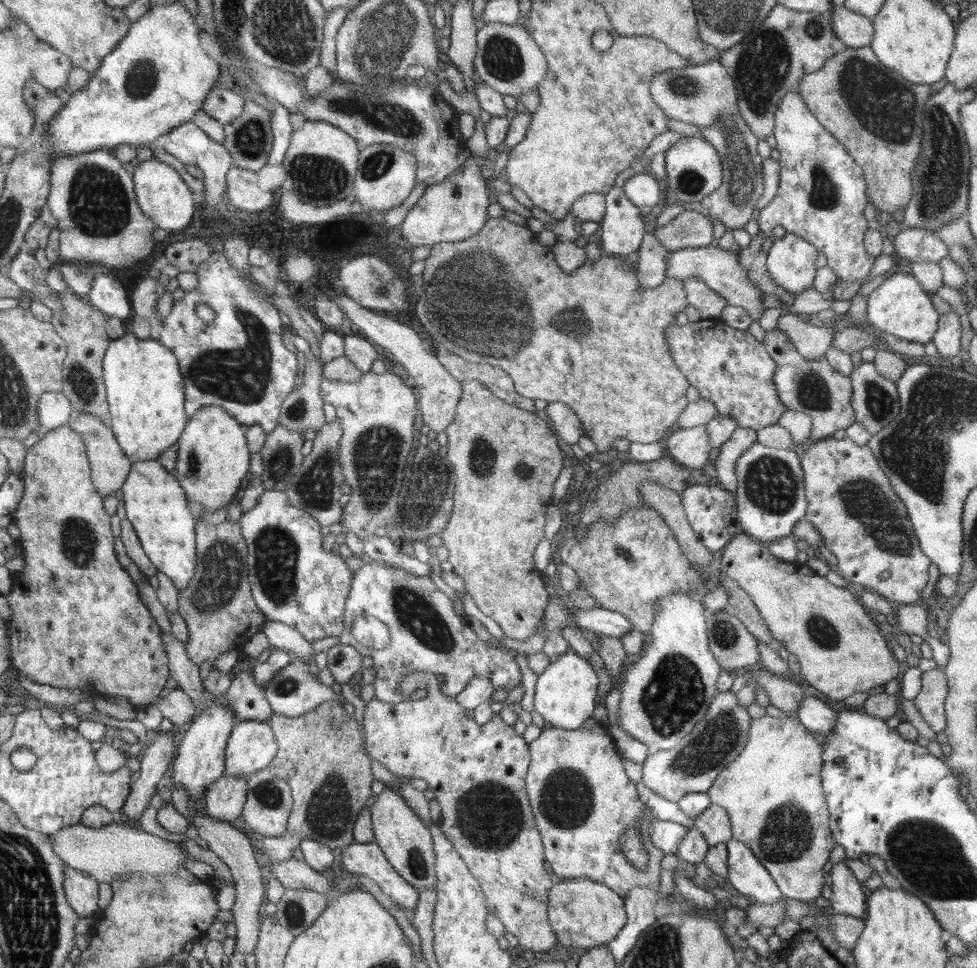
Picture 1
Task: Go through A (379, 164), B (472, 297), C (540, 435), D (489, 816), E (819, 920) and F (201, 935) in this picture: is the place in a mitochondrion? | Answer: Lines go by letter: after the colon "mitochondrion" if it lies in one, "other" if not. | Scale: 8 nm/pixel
A: mitochondrion
B: mitochondrion
C: other
D: mitochondrion
E: other
F: other

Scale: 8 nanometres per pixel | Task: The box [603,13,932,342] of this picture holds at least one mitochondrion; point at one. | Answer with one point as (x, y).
(892, 117)

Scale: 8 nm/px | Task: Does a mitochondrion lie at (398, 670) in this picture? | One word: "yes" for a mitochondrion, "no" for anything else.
no

